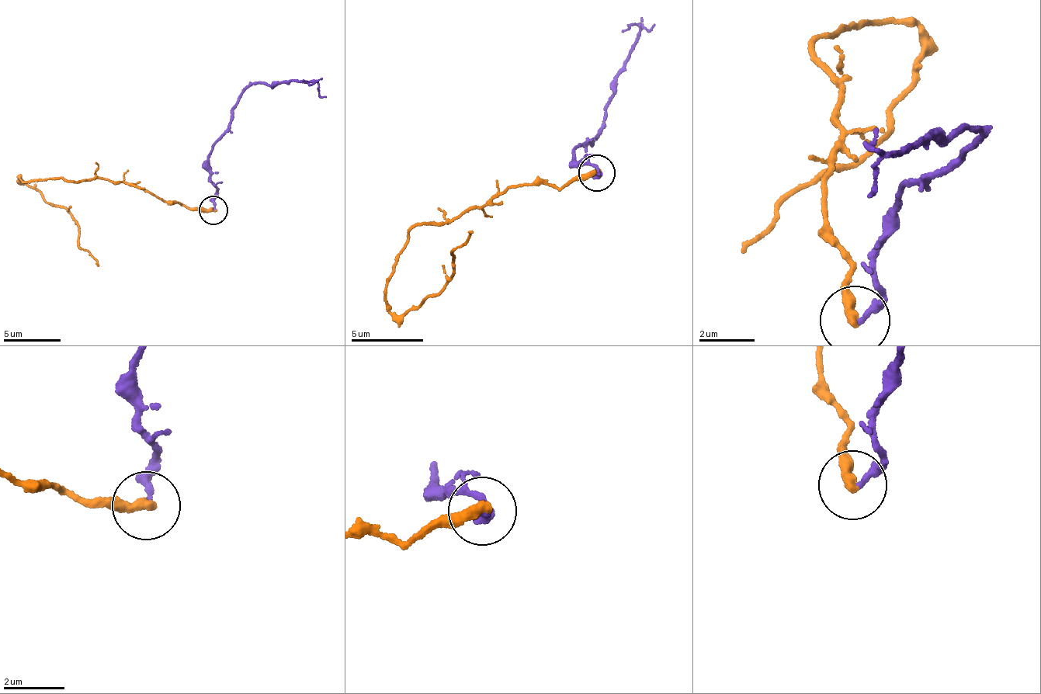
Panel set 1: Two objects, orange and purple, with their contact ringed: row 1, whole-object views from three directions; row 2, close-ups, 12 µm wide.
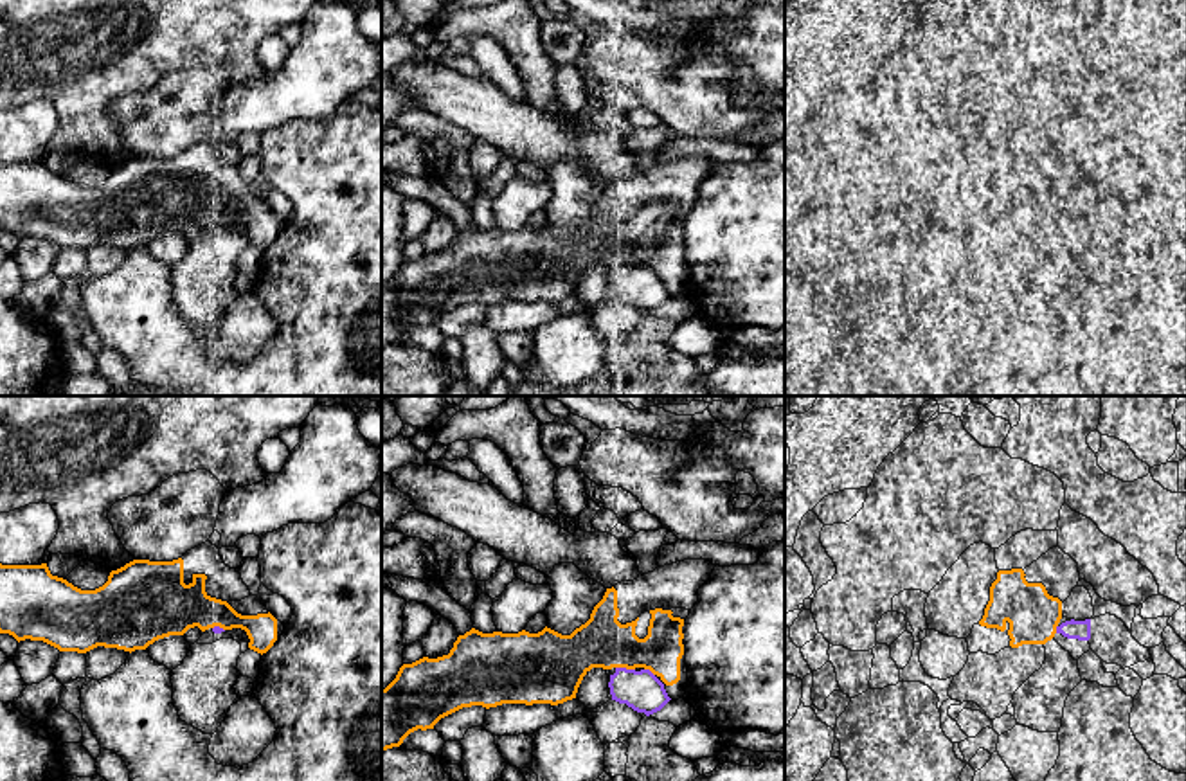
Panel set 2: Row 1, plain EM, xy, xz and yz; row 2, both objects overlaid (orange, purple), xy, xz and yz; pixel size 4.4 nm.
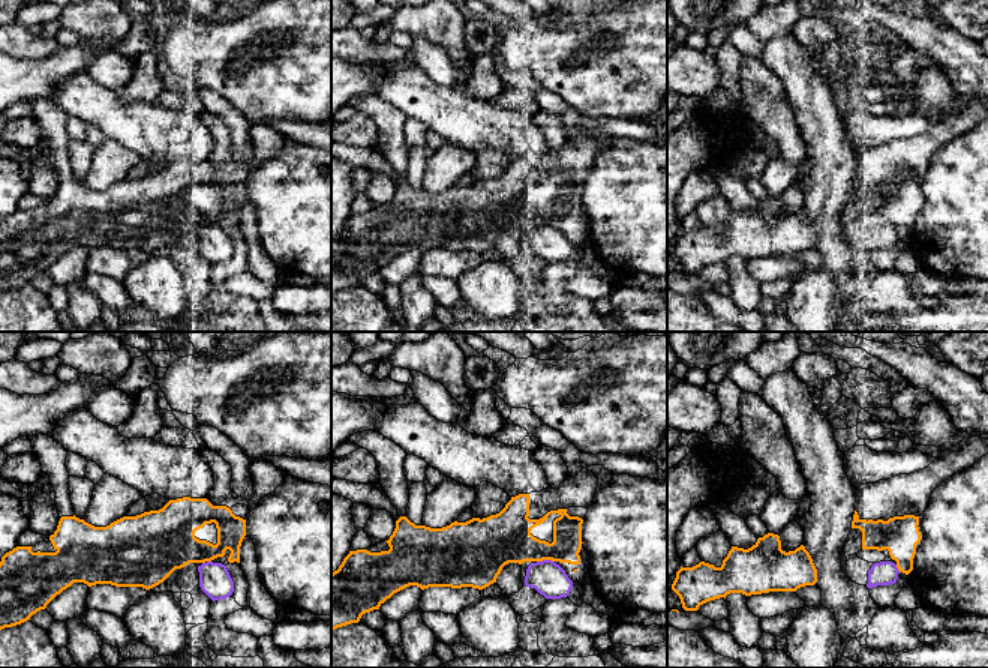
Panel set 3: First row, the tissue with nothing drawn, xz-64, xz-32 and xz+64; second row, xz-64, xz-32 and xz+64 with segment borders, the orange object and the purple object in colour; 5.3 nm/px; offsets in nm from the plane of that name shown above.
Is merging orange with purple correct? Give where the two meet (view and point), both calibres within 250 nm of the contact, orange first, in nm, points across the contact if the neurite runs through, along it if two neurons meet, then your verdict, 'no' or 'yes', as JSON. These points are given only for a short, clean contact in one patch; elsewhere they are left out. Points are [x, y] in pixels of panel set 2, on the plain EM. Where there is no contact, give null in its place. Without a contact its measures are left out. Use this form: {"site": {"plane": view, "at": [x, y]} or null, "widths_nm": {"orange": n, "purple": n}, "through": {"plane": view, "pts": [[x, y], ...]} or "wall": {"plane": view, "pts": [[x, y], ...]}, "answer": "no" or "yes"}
{"site": {"plane": "xz", "at": [625, 263]}, "widths_nm": {"orange": 220, "purple": 180}, "answer": "no"}

